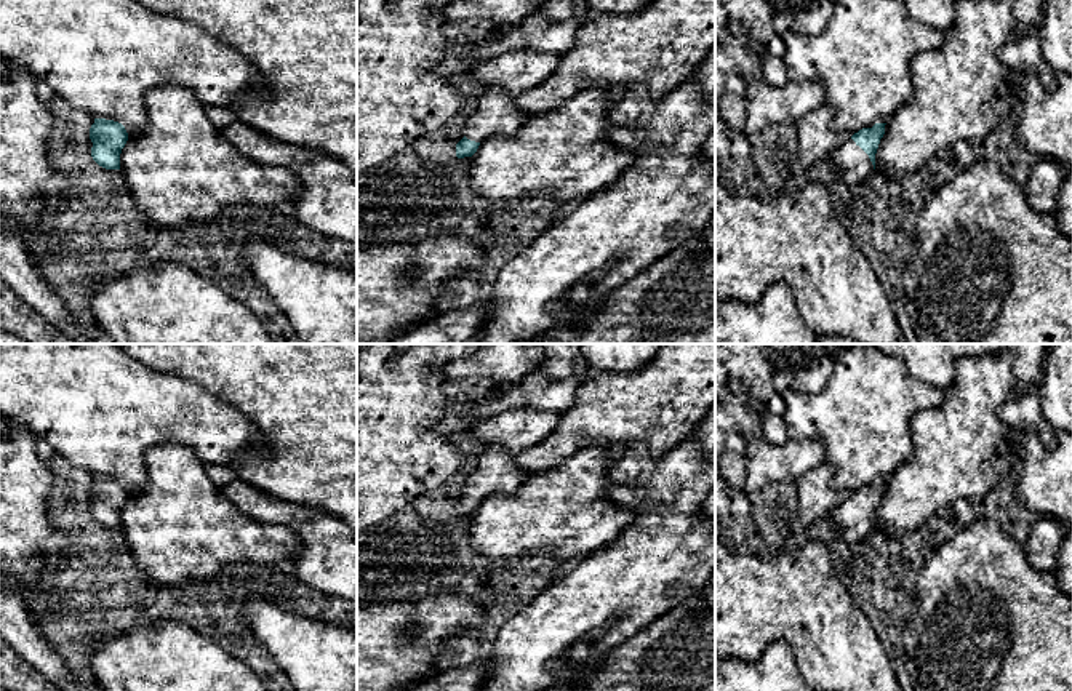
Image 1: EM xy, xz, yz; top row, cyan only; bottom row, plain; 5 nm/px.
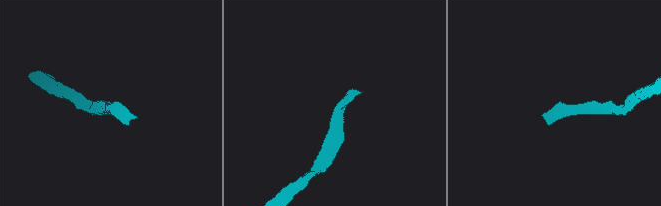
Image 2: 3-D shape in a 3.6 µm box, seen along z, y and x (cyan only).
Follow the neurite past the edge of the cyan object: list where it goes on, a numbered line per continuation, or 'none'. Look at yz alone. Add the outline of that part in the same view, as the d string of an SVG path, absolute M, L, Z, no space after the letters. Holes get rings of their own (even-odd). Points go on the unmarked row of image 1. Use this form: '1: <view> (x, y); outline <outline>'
1: yz (852, 523); outline M843 496L830 512L830 525L846 544L858 544L875 529L869 513L851 496Z

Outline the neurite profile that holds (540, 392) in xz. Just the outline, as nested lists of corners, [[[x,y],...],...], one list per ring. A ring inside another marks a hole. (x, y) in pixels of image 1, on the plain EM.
[[[589,366],[578,374],[558,381],[534,373],[518,384],[523,393],[523,406],[533,411],[568,411],[574,405],[578,389],[595,373]]]

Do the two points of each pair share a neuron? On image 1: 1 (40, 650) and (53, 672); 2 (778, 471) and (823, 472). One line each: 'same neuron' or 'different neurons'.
1: same neuron
2: different neurons

